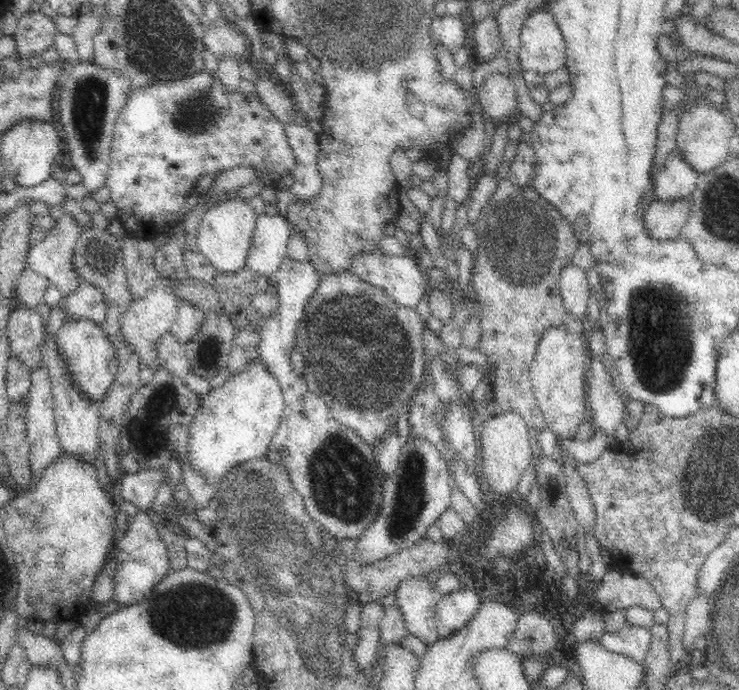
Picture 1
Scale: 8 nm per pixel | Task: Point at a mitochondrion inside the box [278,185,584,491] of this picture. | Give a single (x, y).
(361, 357)

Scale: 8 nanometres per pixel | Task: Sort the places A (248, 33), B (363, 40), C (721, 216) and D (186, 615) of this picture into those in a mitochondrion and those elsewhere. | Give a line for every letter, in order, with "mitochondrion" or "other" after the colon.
A: other
B: mitochondrion
C: mitochondrion
D: mitochondrion

